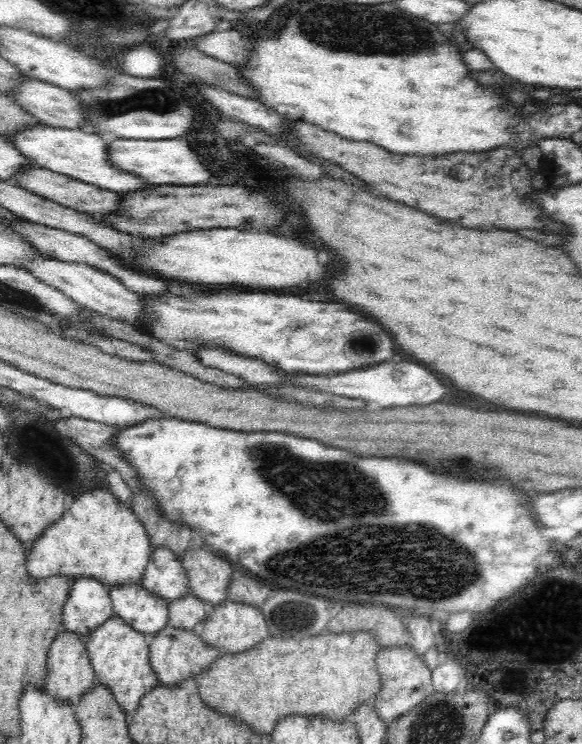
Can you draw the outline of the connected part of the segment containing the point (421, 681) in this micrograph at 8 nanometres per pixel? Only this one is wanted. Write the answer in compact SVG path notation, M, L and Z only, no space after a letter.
M409 645L381 648L376 657L376 668L380 673L381 687L373 699L376 715L388 726L401 718L413 707L424 702L434 691L431 672L424 665L423 659Z

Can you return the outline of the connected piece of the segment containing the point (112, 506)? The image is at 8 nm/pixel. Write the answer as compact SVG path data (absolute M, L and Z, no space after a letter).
M92 490L78 496L71 508L65 510L64 514L36 539L28 554L26 566L32 578L48 578L48 574L60 574L72 582L81 576L91 576L103 583L109 592L113 586L120 584L140 584L151 553L147 531L136 514L132 514L124 504L118 504L110 492Z

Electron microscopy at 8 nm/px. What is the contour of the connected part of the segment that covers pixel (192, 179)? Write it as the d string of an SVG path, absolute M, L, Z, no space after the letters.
M183 138L156 141L115 139L107 144L107 151L112 167L136 175L153 186L196 186L196 184L206 184L210 178L216 176L212 170L208 170L202 158L188 146L188 142Z

